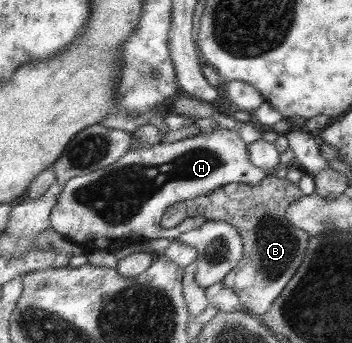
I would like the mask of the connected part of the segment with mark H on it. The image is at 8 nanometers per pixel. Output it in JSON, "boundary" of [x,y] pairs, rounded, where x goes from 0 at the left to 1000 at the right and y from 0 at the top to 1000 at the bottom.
{"boundary":[[[608,373],[597,391],[563,388],[489,417],[449,414],[438,426],[392,426],[358,440],[332,472],[190,525],[170,551],[156,598],[139,624],[139,659],[193,703],[216,711],[250,706],[261,729],[327,735],[355,706],[392,706],[409,697],[474,694],[494,700],[509,682],[560,665],[585,638],[577,630],[523,636],[483,665],[460,665],[455,647],[472,606],[506,586],[563,571],[591,571],[648,534],[699,536],[727,545],[753,519],[750,499],[727,490],[702,446],[702,420],[688,414],[670,379]]]}

